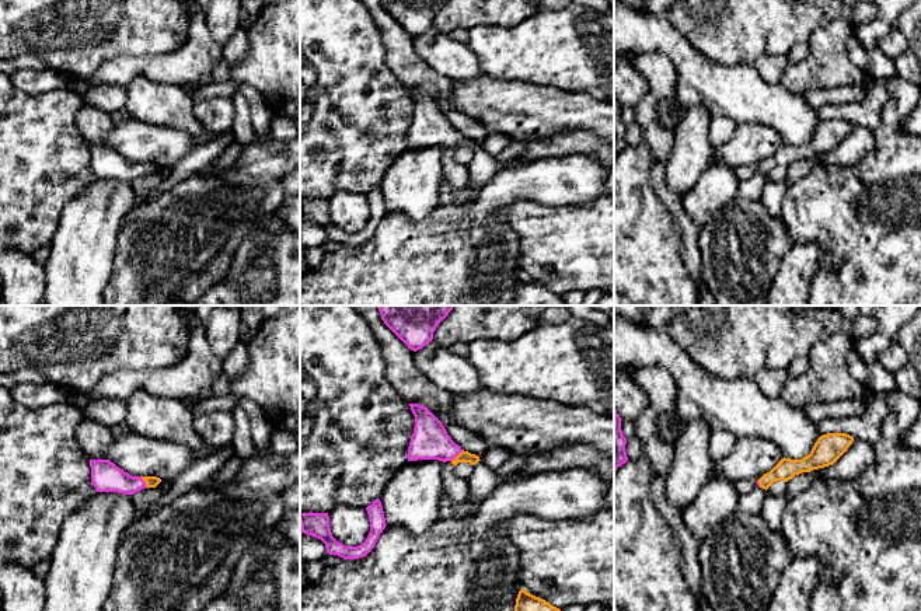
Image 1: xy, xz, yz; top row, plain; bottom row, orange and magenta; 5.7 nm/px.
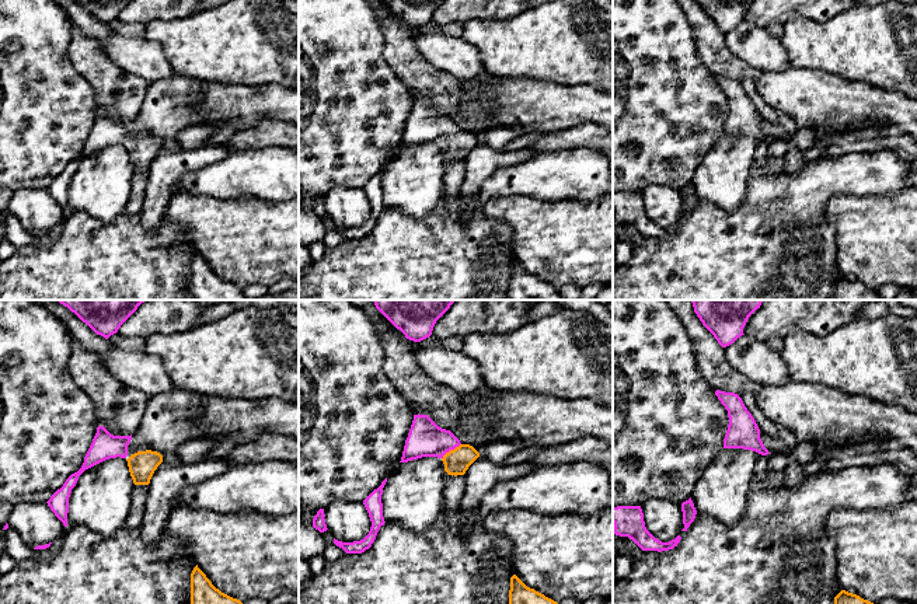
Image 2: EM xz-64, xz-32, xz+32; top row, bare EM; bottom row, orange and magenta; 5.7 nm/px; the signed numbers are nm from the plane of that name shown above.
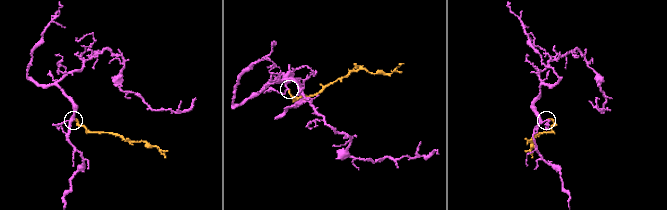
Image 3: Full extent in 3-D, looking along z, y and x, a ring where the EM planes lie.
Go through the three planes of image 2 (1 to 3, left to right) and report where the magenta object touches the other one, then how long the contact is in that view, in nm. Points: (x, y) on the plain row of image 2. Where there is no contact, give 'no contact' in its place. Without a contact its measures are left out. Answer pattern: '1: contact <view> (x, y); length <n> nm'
1: no contact
2: contact xz-32 (450, 136); length 140 nm
3: no contact

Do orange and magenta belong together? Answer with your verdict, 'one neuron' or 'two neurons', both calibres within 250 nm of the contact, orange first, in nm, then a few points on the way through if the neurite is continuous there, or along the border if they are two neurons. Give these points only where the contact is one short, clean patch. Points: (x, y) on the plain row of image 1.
one neuron | 60/220 nm | across xz (464, 142), (457, 142), (429, 126)

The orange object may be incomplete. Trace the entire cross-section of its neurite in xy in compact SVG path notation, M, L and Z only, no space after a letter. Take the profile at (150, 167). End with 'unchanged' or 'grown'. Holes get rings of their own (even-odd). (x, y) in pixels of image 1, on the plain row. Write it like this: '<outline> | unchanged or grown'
M90 146L91 168L97 178L133 181L144 174L156 174L157 163L132 163L109 146Z | grown

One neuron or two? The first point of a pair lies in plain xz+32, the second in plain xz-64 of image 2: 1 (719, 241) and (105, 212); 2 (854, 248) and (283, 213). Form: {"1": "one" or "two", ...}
{"1": "two", "2": "one"}

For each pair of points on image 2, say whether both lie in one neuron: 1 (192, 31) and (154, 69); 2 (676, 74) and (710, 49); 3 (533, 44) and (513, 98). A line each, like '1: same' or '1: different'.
1: different
2: different
3: different

